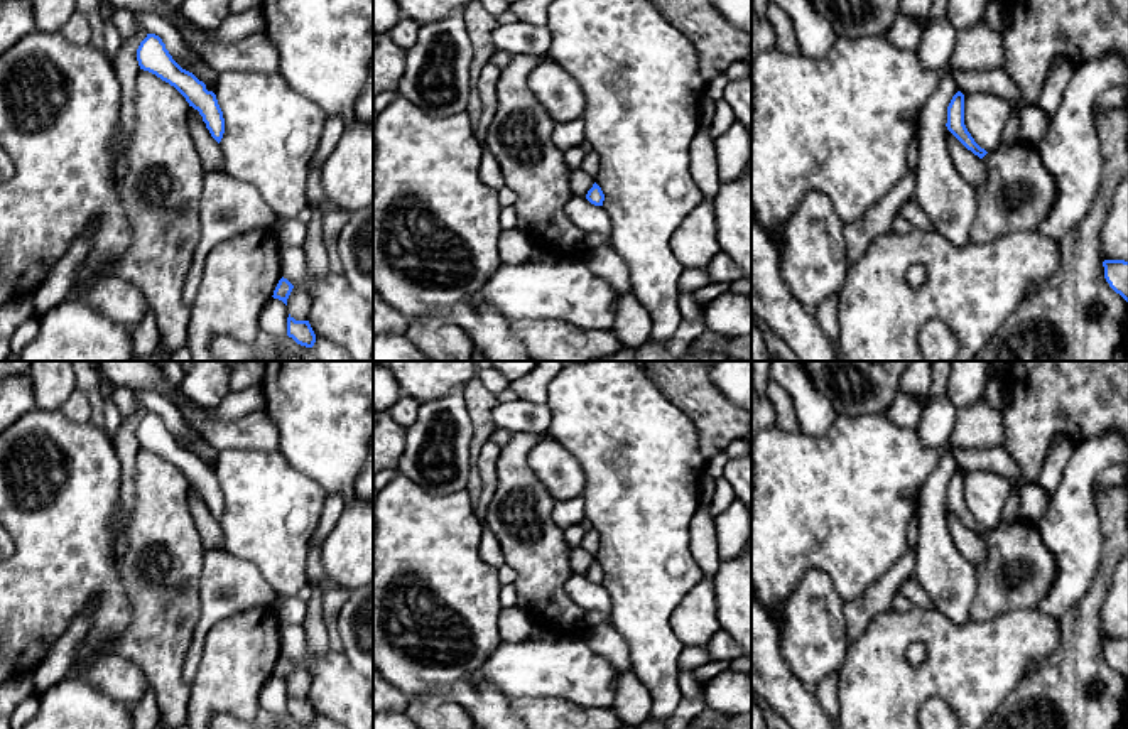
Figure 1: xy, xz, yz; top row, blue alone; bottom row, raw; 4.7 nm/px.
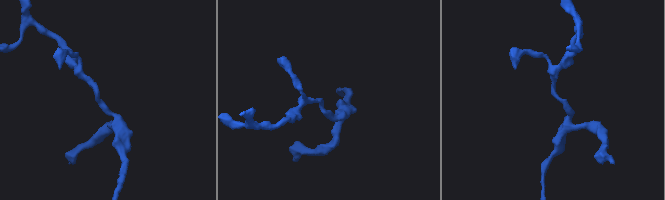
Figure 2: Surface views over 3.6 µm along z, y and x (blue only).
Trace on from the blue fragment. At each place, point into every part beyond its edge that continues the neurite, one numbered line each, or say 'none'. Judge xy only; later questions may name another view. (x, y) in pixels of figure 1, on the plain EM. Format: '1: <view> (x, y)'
1: xy (183, 432)

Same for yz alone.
1: yz (949, 581)

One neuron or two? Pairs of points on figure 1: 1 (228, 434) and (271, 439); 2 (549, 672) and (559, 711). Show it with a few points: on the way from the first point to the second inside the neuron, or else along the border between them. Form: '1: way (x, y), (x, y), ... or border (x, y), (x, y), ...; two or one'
1: way (238, 434), (260, 434); one
2: border (515, 697), (564, 697), (595, 707); two

